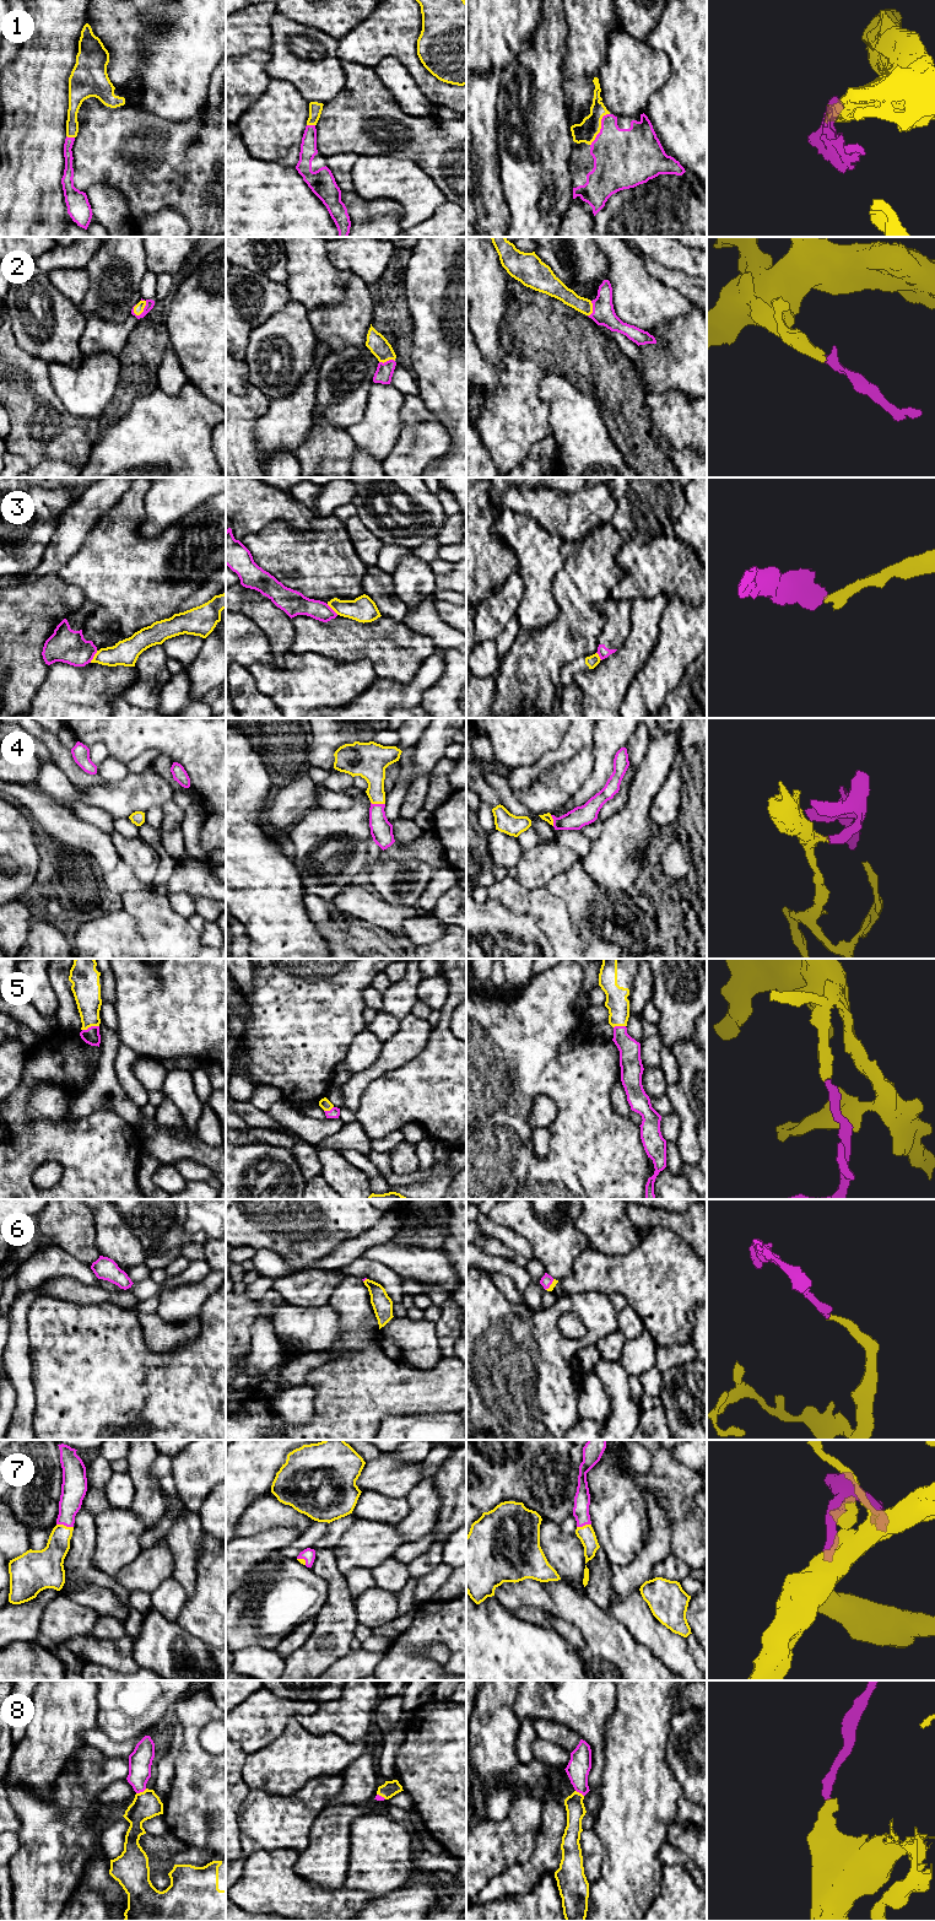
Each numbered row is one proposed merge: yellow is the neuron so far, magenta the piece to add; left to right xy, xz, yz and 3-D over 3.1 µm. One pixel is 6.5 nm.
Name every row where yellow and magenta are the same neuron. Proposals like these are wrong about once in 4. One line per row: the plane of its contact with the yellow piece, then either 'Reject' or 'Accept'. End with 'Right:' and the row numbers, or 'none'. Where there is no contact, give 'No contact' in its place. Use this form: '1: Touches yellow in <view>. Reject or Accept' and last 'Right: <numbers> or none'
1: Touches yellow in yz. Accept
2: Touches yellow in xy. Accept
3: Touches yellow in xy. Reject
4: Touches yellow in xz. Accept
5: Touches yellow in xy. Accept
6: Touches yellow in yz. Accept
7: Touches yellow in xy. Accept
8: Touches yellow in xy. Accept
Right: 1, 2, 4, 5, 6, 7, 8

